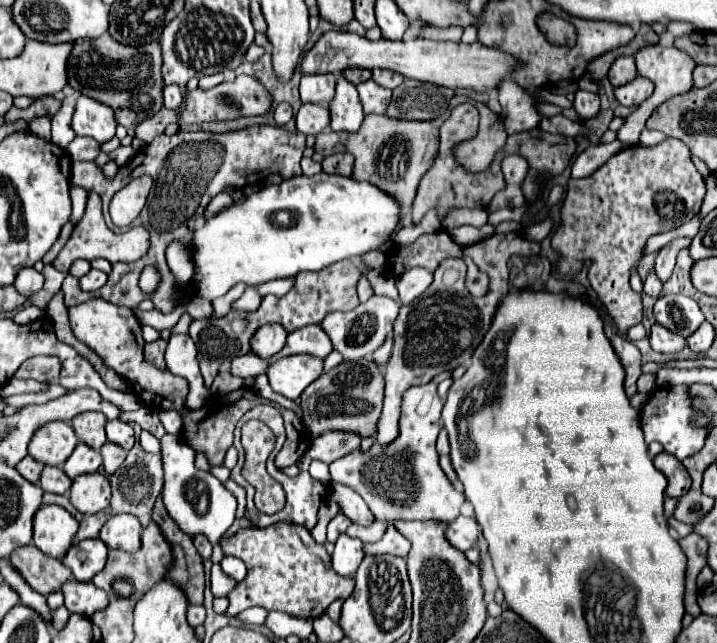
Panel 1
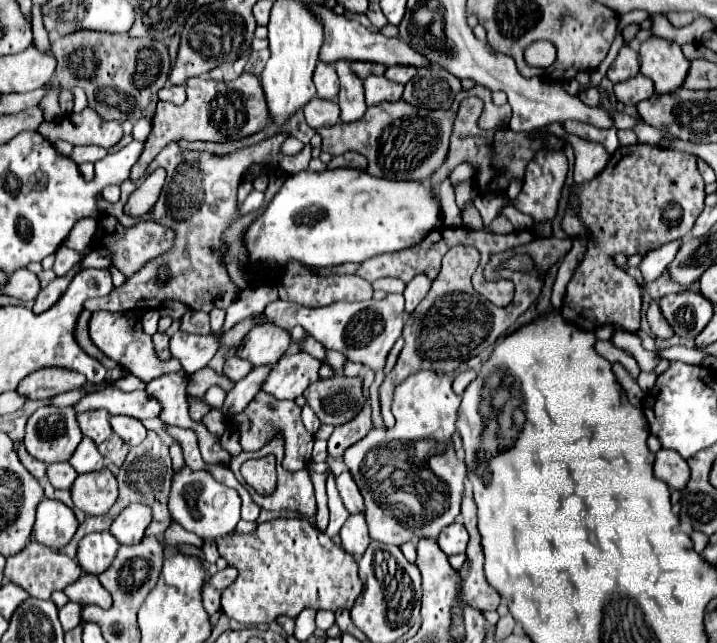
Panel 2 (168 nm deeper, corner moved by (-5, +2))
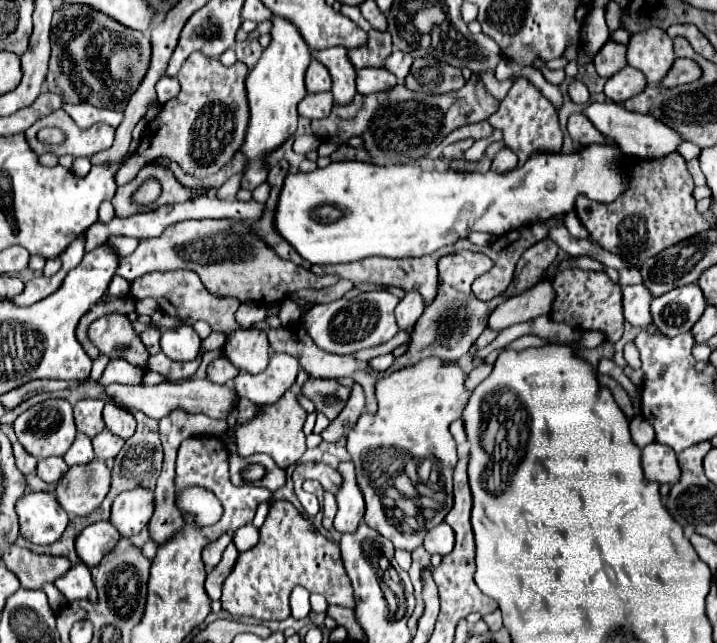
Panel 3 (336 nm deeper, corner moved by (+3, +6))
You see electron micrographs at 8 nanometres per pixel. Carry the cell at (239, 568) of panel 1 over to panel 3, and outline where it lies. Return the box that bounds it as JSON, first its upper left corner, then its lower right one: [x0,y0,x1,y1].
[206,543,238,599]

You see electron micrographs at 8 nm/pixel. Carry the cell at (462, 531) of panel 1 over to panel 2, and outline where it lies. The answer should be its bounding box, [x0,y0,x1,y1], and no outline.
[438,521,468,555]

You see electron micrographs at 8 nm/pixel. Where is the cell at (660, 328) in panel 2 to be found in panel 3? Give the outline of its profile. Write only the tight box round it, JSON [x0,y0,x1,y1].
[622,285,652,327]

